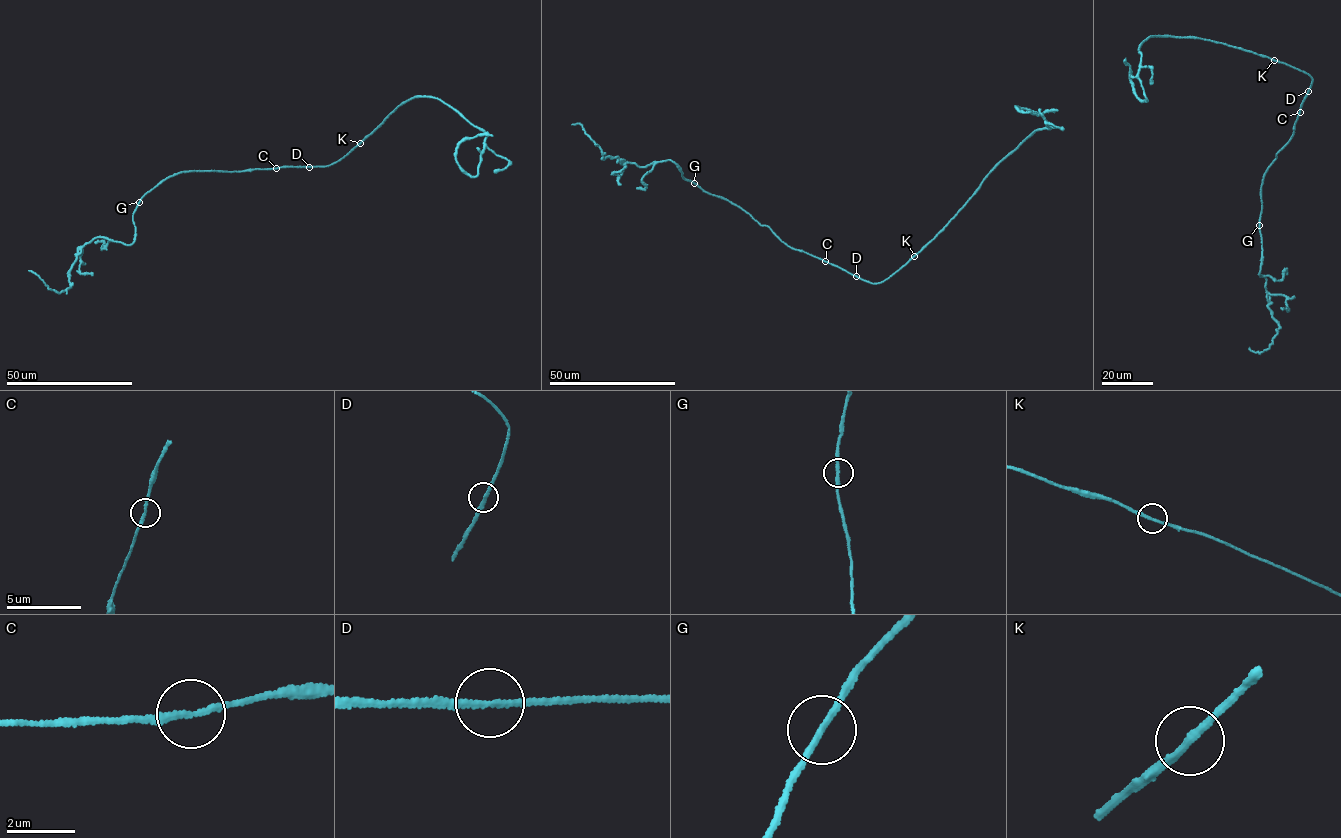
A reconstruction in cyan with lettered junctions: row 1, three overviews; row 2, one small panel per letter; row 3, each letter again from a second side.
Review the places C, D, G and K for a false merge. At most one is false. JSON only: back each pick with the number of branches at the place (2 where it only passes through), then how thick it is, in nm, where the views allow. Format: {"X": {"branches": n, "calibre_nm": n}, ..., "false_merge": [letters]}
{"false_merge": []}

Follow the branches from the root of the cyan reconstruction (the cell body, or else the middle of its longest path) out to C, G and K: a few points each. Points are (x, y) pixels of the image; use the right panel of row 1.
C: (1308, 91), (1300, 111)
G: (1308, 91), (1294, 134), (1277, 153), (1264, 177), (1259, 225)
K: (1308, 91), (1312, 79), (1308, 73), (1274, 60)

